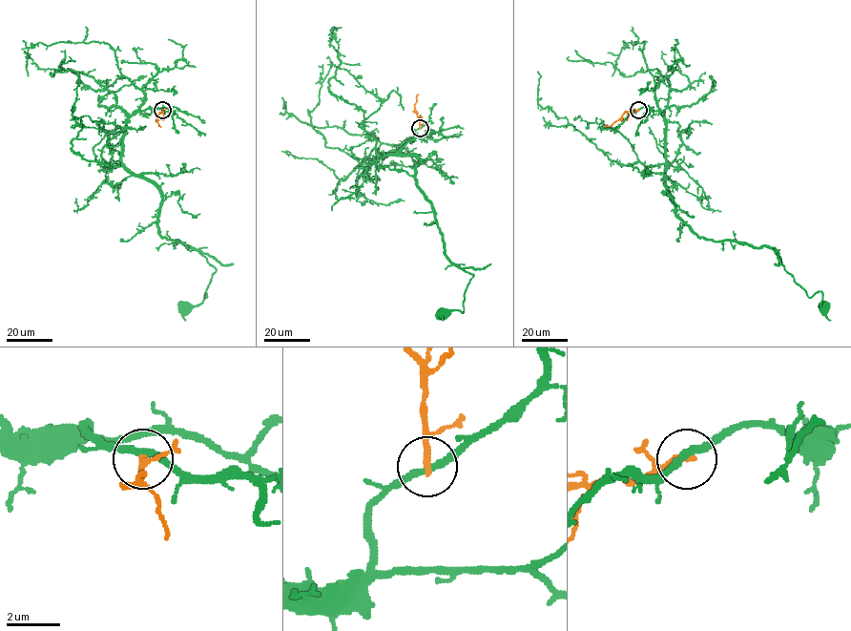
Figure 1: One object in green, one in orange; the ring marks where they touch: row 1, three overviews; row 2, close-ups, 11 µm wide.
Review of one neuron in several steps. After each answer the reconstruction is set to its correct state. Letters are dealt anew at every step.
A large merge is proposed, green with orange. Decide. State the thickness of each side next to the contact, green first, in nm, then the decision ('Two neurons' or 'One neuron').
Thickness 280 nm (green) against 240 nm. Two neurons

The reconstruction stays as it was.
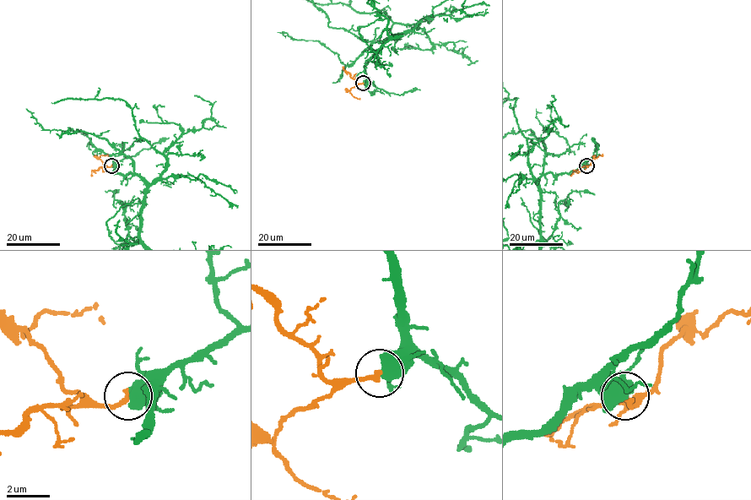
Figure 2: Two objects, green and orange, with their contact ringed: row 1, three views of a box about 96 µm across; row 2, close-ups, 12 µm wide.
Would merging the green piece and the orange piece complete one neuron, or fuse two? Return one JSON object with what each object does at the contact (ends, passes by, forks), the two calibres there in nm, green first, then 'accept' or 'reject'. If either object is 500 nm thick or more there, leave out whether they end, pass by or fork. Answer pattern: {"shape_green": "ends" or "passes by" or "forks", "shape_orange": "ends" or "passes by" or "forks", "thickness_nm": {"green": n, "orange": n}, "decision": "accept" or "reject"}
{"shape_green": "forks", "shape_orange": "ends", "thickness_nm": {"green": 400, "orange": 280}, "decision": "accept"}

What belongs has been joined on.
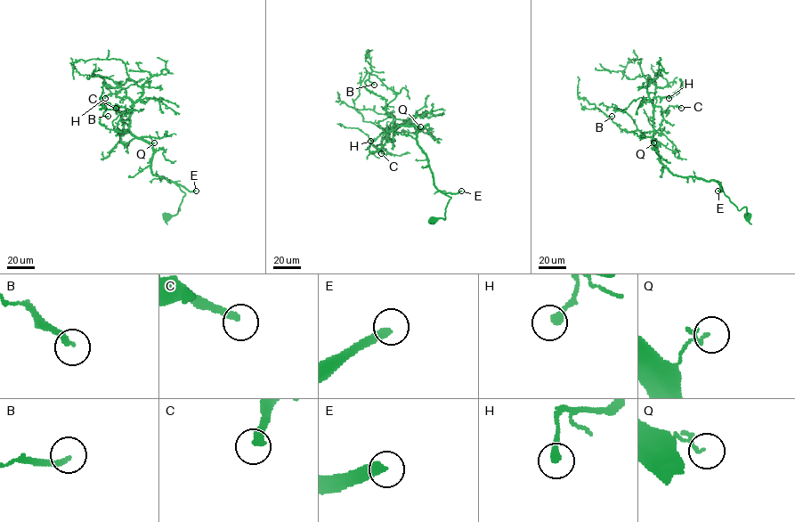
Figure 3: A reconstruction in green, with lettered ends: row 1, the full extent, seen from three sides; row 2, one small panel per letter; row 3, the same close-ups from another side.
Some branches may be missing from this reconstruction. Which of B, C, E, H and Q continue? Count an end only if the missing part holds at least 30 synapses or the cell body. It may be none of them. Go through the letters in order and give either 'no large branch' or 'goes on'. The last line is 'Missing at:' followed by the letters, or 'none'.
B: no large branch
C: no large branch
E: goes on
H: no large branch
Q: no large branch
Missing at: E

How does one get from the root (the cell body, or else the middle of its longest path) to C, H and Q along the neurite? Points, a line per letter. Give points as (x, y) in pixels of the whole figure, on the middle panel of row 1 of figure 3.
C: (432, 220), (444, 219), (450, 197), (434, 184), (418, 129), (393, 127), (382, 139), (381, 153)
H: (432, 220), (444, 219), (450, 197), (434, 184), (418, 129), (395, 126), (380, 150), (370, 141)
Q: (432, 220), (444, 219), (445, 207), (450, 197), (434, 184), (426, 154), (417, 142), (420, 126)

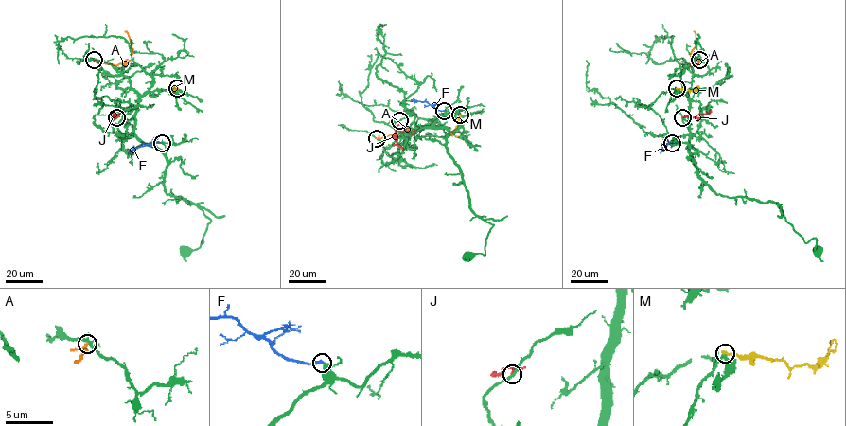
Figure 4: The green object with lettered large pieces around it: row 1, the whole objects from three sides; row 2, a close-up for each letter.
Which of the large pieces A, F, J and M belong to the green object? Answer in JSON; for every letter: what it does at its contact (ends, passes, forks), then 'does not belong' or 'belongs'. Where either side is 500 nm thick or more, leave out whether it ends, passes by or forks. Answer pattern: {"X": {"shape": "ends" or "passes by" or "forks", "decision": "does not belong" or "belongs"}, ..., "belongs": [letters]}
{"A": {"shape": "ends", "decision": "does not belong"}, "F": {"shape": "ends", "decision": "belongs"}, "J": {"shape": "ends", "decision": "does not belong"}, "M": {"shape": "ends", "decision": "does not belong"}, "belongs": ["F"]}

